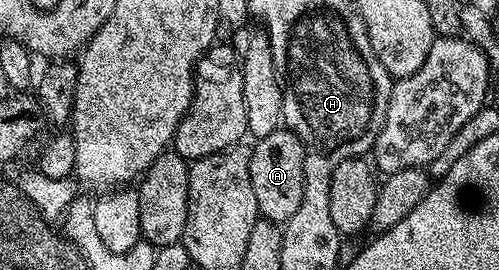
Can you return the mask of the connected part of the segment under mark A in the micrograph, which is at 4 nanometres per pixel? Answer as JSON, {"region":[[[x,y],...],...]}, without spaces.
{"region":[[[284,126],[274,127],[271,134],[260,137],[252,145],[249,154],[249,169],[251,170],[251,190],[255,190],[255,202],[260,219],[270,220],[272,224],[284,226],[299,210],[299,202],[303,202],[303,182],[305,181],[305,147],[295,133]]]}

